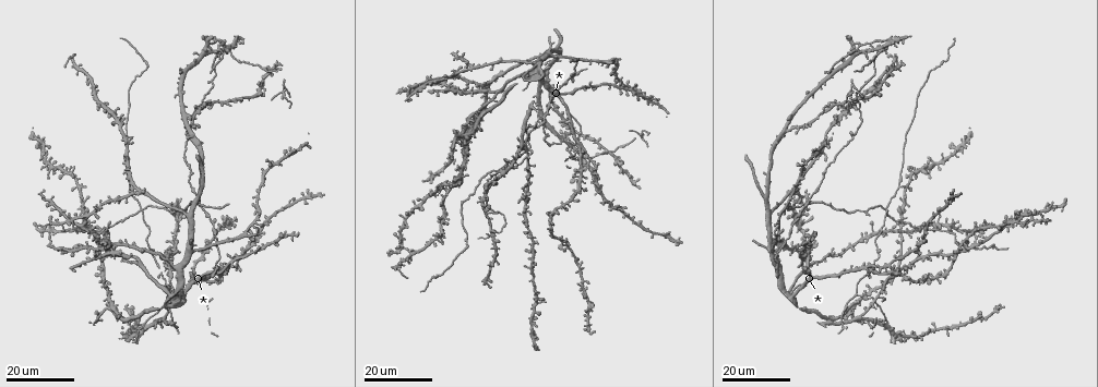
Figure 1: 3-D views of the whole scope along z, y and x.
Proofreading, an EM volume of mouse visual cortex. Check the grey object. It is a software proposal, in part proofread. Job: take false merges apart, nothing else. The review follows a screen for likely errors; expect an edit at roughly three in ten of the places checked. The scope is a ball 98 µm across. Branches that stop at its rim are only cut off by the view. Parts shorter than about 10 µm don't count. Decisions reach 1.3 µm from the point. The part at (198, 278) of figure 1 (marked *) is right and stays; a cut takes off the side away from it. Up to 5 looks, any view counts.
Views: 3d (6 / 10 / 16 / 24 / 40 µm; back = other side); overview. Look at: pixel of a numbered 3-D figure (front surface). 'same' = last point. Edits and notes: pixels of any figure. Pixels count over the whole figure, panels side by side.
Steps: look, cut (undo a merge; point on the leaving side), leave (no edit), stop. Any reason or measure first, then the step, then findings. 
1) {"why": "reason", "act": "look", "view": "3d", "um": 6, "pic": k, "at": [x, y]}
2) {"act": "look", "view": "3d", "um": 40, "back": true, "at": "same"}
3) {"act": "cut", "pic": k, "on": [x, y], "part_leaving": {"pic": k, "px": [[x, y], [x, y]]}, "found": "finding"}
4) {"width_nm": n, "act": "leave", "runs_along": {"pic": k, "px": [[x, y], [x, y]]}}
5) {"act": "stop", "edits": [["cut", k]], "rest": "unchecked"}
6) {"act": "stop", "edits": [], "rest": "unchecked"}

{"why": "three-way junction", "act": "look", "view": "3d", "um": 24, "pic": 1, "at": [855, 294]}

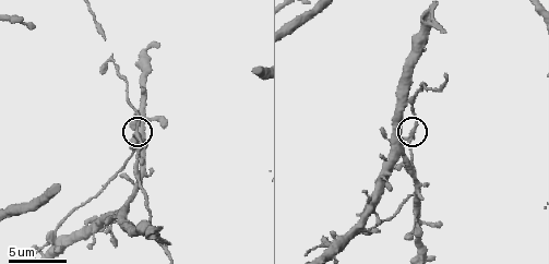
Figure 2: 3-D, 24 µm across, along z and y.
{"why": "closer look", "act": "look", "view": "3d", "um": 10, "pic": 2, "at": [134, 131]}

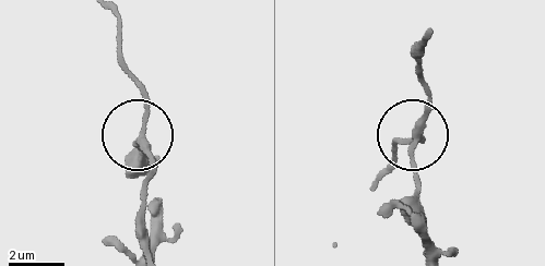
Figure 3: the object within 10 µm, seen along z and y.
{"act": "look", "view": "3d", "um": 6, "pic": 3, "at": [140, 142]}

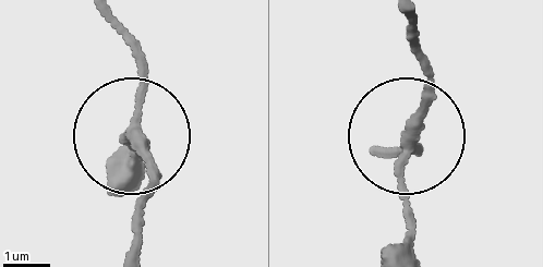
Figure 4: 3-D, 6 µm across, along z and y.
{"act": "leave", "runs_along": {"pic": 4, "px": [[381, 154], [415, 142], [403, 130], [427, 83], [415, 28]]}, "found": "all the same neuron"}

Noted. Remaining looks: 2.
{"why": "looks like a crossing", "act": "look", "view": "3d", "um": 16, "pic": 1, "at": [885, 208]}

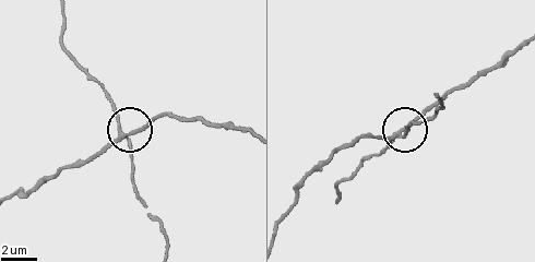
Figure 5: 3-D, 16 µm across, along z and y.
{"act": "look", "view": "3d", "um": 6, "pic": 5, "at": [122, 136]}

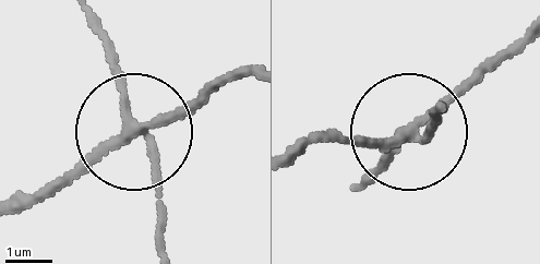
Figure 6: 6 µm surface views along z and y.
{"width_nm": 230, "act": "cut", "pic": 6, "on": [182, 107], "part_leaving": {"pic": 6, "px": [[122, 138], [21, 192]]}, "found": "two neurons meet here"}

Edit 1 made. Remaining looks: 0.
{"act": "stop", "edits": [["cut", 6]], "rest": "unchecked"}

